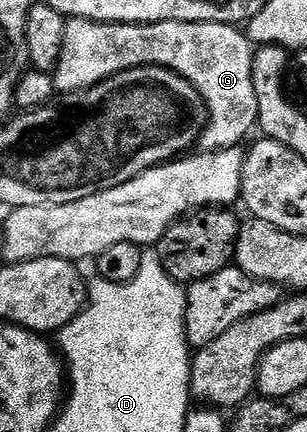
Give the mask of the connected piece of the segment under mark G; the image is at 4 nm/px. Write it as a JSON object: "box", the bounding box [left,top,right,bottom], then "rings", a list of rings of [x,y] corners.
{"box":[53,18,259,151],"rings":[[[74,18],[66,21],[63,30],[63,42],[60,46],[59,60],[53,69],[53,79],[56,89],[60,93],[65,92],[82,92],[92,88],[94,84],[107,80],[113,74],[124,72],[130,68],[144,68],[147,64],[156,64],[159,68],[167,68],[177,73],[181,77],[190,82],[191,85],[199,92],[199,97],[204,103],[204,109],[207,115],[205,127],[200,133],[199,146],[202,151],[223,151],[227,148],[233,148],[241,144],[241,140],[253,129],[256,129],[259,119],[259,111],[257,110],[256,91],[253,90],[252,84],[252,58],[254,56],[254,45],[238,27],[230,24],[215,23],[185,23],[185,22],[161,22],[157,24],[99,24],[95,20],[77,20]]]}

